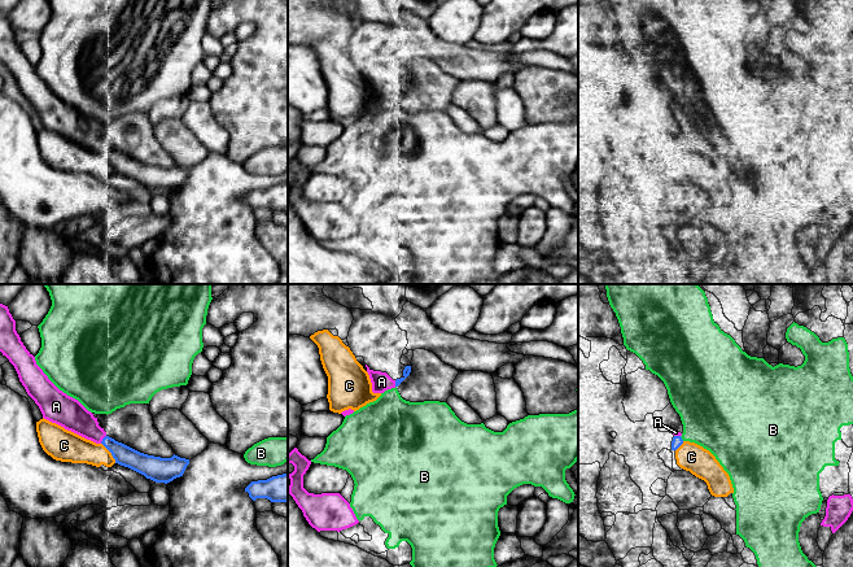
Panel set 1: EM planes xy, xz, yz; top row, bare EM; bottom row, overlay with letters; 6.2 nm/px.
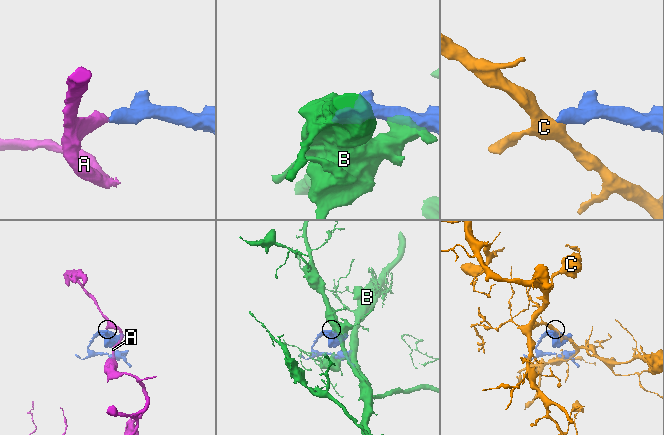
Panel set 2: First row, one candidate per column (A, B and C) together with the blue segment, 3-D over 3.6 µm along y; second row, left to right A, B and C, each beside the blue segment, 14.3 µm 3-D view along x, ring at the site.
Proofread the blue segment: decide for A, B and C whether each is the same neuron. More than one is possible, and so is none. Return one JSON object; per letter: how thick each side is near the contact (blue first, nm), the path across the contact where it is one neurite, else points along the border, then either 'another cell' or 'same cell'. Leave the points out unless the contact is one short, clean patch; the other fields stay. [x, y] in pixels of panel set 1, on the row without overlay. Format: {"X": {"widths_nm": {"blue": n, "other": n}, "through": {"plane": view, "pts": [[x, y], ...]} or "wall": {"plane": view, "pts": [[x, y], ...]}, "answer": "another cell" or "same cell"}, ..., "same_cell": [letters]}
{"A": {"widths_nm": {"blue": 130, "other": 180}, "answer": "same cell"}, "B": {"widths_nm": {"blue": 70, "other": 400}, "answer": "another cell"}, "C": {"widths_nm": {"blue": 130, "other": 180}, "answer": "another cell"}, "same_cell": ["A"]}

